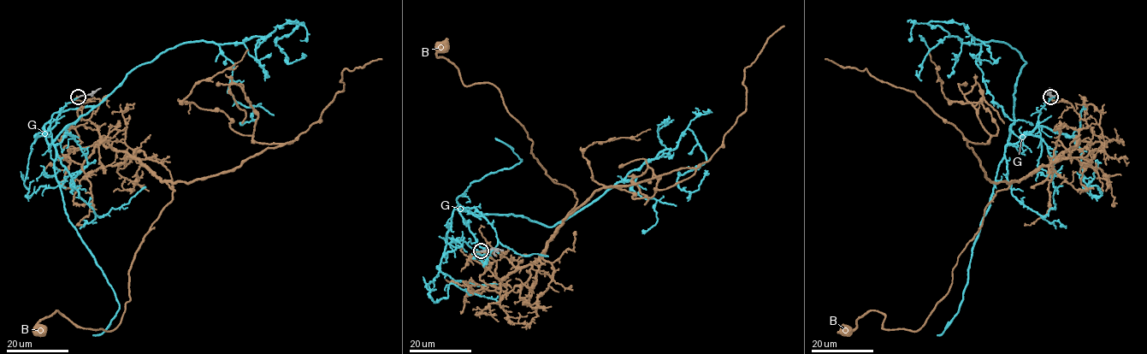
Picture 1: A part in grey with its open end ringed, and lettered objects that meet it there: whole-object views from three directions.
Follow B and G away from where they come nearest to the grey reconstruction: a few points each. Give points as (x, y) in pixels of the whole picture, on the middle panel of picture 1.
B: (481, 250), (481, 280), (499, 288), (595, 191), (695, 172), (633, 198), (593, 179), (589, 145), (650, 129)
G: (481, 250), (447, 237), (454, 209), (554, 226), (687, 128), (706, 161), (678, 187), (689, 195), (705, 170)

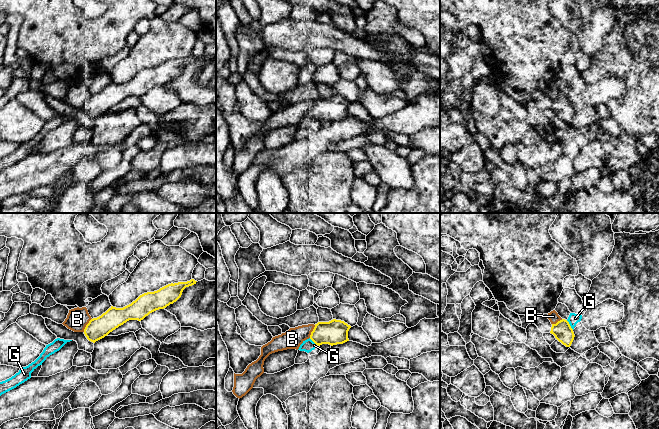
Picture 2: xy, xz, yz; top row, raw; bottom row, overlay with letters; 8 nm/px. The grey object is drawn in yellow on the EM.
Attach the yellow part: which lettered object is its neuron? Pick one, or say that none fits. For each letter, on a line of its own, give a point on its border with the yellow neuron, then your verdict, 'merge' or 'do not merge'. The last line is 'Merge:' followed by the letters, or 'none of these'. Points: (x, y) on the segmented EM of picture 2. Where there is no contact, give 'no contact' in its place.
B: meets yellow in xy at (86, 325); do not merge
G: meets yellow in yz at (569, 325); merge
Merge: G

